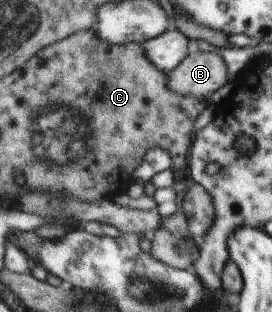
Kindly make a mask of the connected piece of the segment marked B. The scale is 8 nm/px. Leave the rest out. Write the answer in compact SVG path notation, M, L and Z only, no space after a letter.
M216 51L190 54L167 74L167 86L183 96L203 99L228 84L228 65Z

